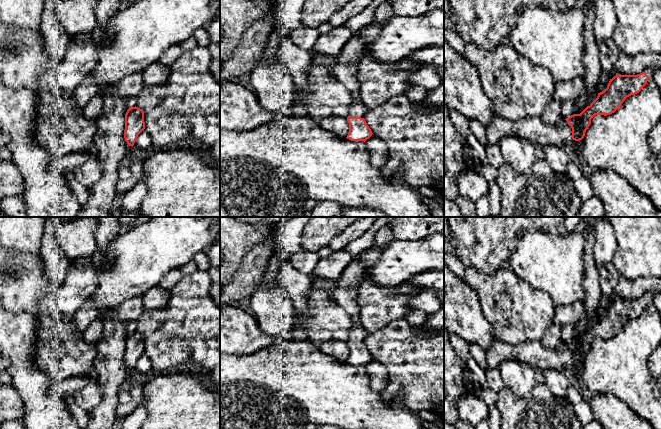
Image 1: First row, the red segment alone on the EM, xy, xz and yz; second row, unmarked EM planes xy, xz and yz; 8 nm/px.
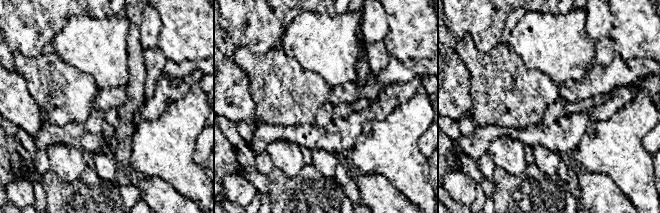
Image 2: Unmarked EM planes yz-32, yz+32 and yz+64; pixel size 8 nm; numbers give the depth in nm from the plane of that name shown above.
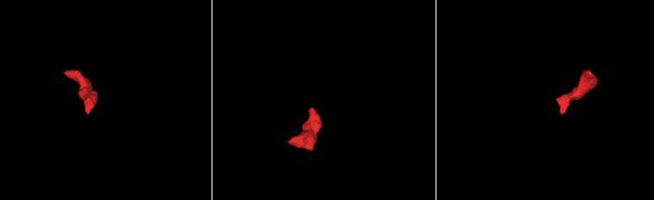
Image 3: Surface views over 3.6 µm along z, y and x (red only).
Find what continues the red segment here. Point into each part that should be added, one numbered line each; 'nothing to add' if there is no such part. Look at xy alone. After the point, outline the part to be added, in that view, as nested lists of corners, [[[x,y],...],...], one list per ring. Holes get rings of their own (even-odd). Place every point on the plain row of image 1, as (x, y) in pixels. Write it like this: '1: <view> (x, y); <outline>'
nothing to add

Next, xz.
1: xz (345, 294); [[[354,256],[353,260],[345,267],[340,278],[336,280],[334,301],[341,306],[352,320],[352,328],[349,330],[349,340],[364,342],[368,333],[360,323],[360,309],[357,303],[357,287],[364,273],[360,257]]]

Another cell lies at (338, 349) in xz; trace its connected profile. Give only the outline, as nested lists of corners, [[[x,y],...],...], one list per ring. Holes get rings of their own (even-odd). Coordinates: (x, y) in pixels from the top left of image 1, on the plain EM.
[[[333,338],[321,343],[318,349],[338,361],[346,362],[349,356],[349,347],[347,342]]]

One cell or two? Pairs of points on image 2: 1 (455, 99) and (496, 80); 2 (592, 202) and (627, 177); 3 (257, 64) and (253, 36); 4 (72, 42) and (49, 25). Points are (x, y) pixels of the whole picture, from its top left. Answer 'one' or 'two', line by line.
1: two
2: two
3: two
4: two

